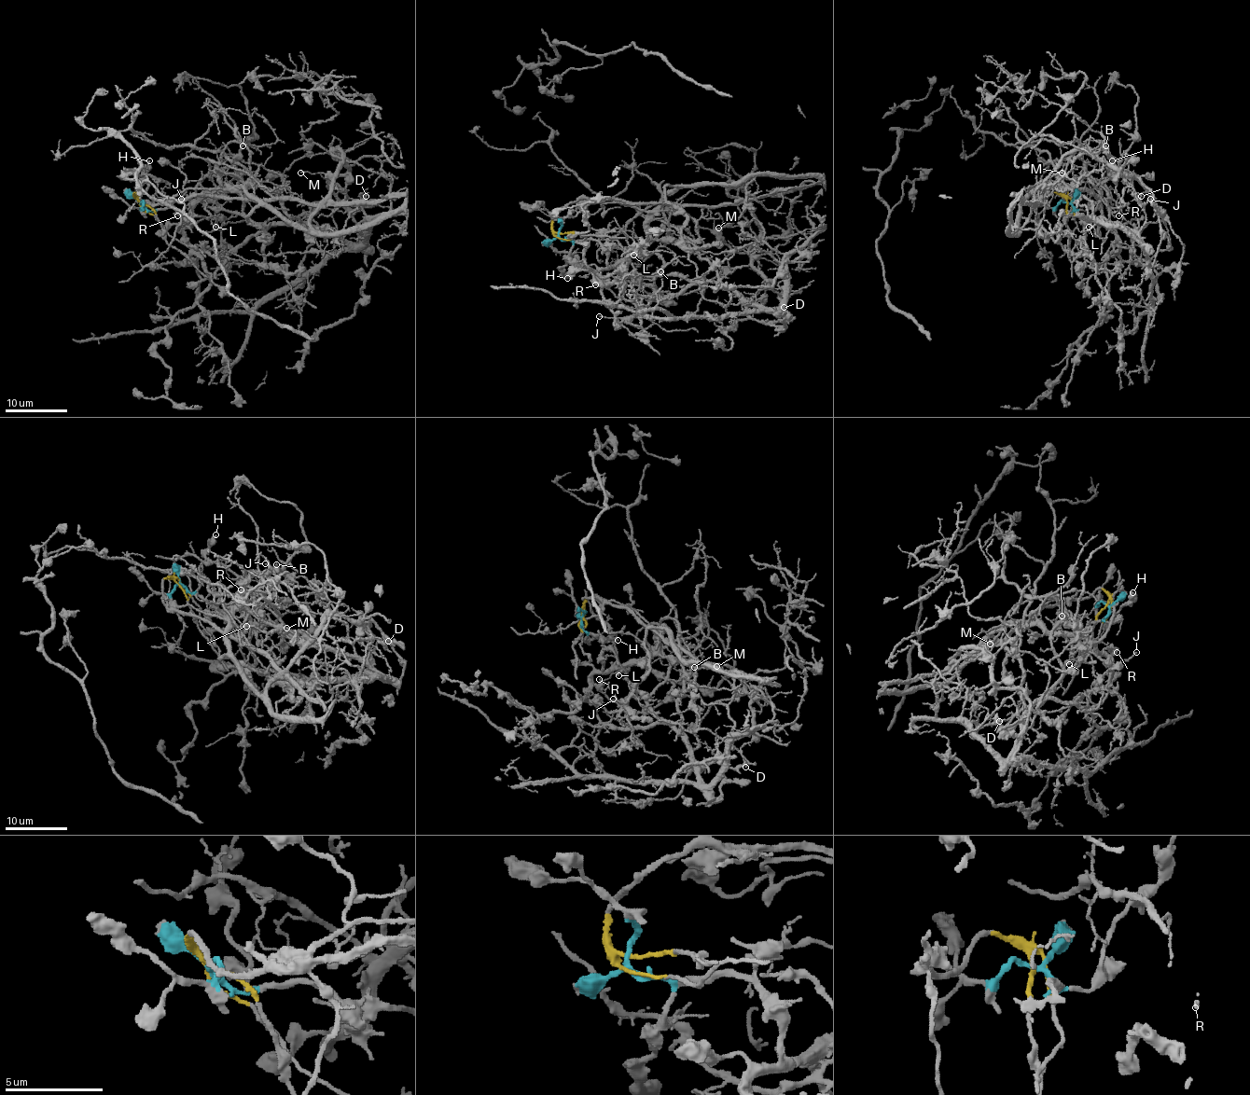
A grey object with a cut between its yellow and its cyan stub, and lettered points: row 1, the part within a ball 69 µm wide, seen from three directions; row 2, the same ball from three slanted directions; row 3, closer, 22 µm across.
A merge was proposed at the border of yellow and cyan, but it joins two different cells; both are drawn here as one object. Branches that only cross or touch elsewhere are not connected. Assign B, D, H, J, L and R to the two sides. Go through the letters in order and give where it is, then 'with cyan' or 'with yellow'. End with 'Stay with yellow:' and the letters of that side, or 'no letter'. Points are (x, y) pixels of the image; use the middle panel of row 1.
B: at (660, 271); with cyan
D: at (784, 307); with cyan
H: at (567, 278); with cyan
J: at (599, 316); with cyan
L: at (633, 255); with cyan
R: at (595, 284); with cyan
Stay with yellow: no letter

